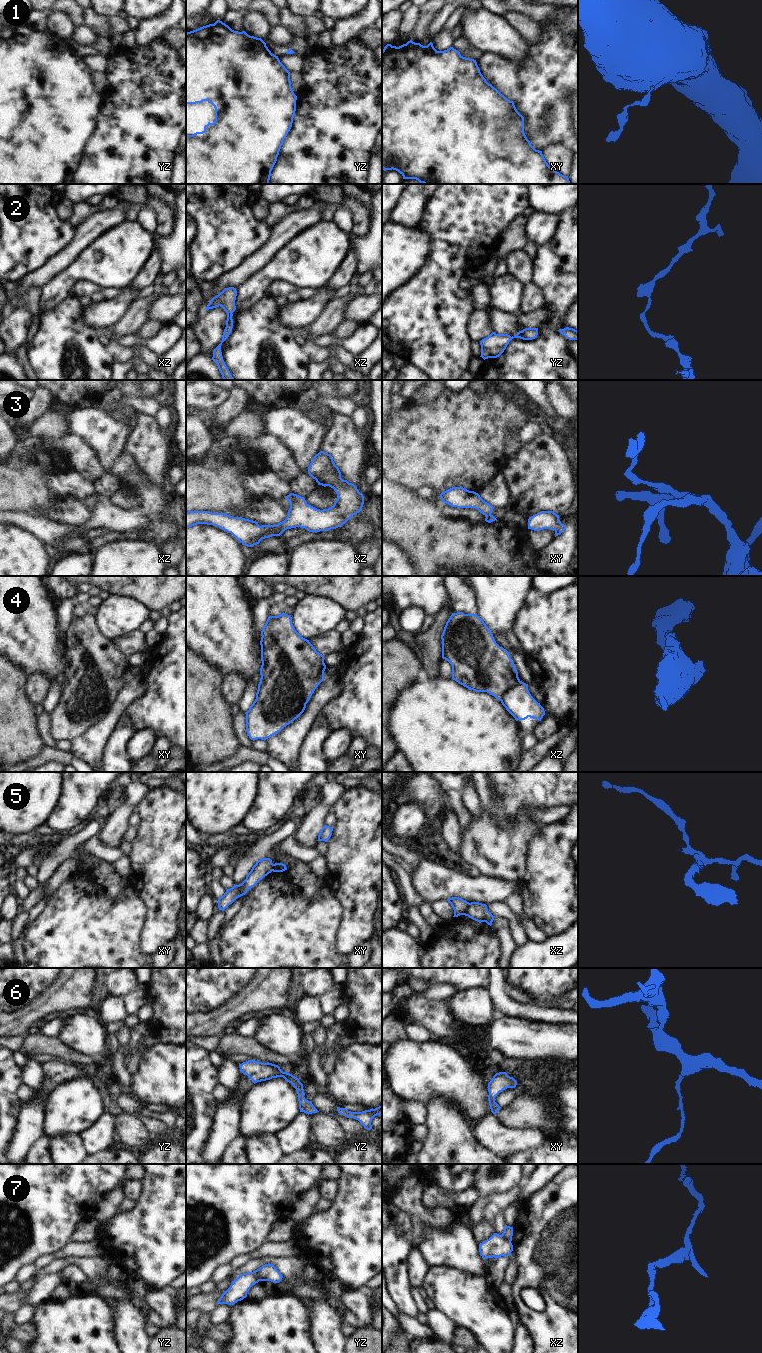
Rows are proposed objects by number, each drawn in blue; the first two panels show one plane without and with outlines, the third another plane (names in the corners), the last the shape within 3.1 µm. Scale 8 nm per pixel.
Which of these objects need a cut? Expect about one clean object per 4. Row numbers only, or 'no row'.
1, 3, 4, 5, 7.

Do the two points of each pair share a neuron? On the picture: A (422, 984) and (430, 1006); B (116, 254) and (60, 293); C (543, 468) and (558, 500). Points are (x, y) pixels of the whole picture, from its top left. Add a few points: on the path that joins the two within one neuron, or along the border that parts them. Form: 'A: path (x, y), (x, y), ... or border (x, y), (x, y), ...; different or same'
A: border (413, 990), (420, 992); different
B: path (101, 262), (80, 268), (70, 278); same
C: path (549, 476), (563, 492); same

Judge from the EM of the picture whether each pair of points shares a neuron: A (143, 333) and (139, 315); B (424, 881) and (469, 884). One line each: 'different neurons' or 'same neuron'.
A: different neurons
B: same neuron

